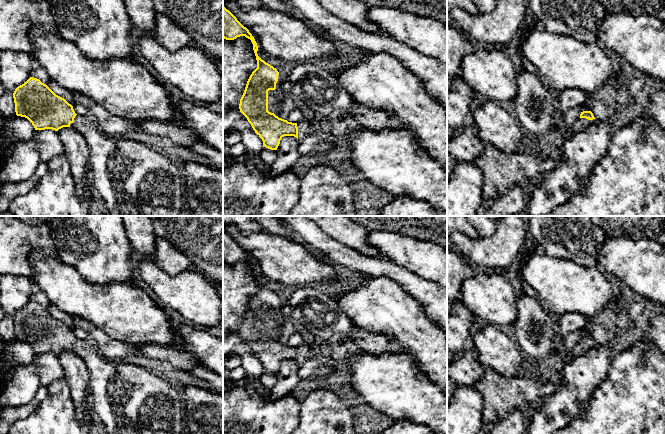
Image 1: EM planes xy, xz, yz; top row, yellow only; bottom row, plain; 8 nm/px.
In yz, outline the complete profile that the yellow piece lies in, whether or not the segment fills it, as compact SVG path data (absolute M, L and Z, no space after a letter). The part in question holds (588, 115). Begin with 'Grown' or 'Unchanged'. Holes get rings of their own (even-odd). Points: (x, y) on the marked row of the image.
Grown. M583 111L574 125L574 133L577 134L586 130L591 124L595 122L595 117L591 111Z

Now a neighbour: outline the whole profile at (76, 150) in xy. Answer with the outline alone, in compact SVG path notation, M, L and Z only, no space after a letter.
M70 127L59 129L58 135L63 143L64 156L70 165L79 199L87 201L87 177L90 176L90 148L84 137Z

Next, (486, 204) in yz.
M493 198L490 200L483 200L479 210L478 210L478 216L485 216L485 212L491 208L496 202L497 198Z

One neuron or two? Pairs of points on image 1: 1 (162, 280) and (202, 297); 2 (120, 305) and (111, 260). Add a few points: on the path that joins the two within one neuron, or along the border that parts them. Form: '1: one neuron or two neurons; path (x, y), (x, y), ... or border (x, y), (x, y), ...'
1: one neuron; path (172, 290), (192, 295)
2: two neurons; border (92, 282), (97, 284), (112, 282), (130, 283)

